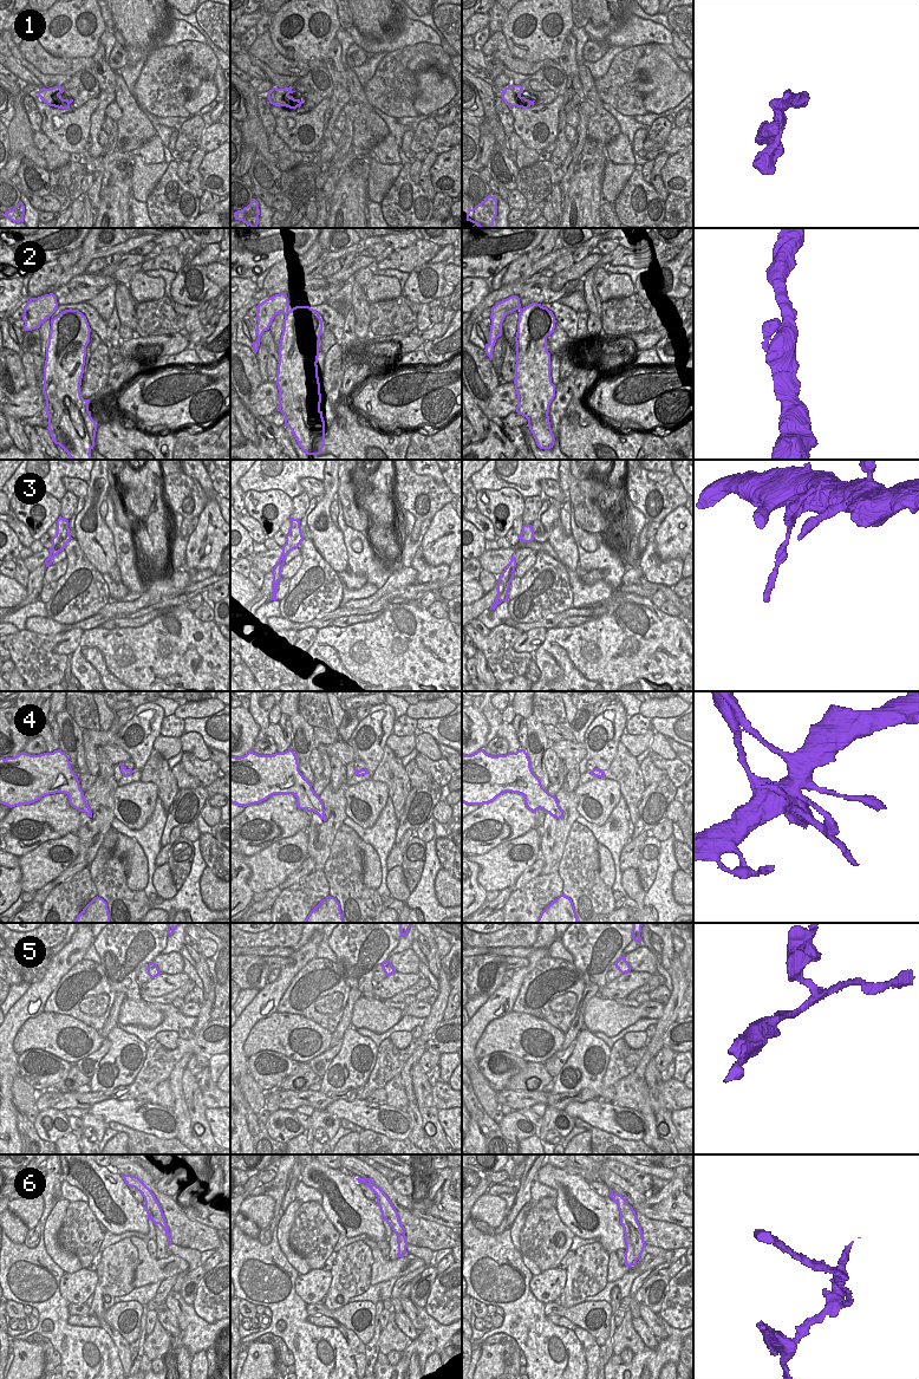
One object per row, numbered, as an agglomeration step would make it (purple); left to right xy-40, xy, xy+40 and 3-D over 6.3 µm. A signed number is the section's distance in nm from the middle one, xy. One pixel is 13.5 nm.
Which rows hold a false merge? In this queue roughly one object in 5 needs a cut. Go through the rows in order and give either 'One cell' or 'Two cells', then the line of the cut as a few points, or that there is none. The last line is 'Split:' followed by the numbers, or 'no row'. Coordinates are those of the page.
1: One cell. No split
2: One cell. No split
3: One cell. No split
4: Two cells. Split along xy (319, 798), (308, 802), (305, 810)
5: One cell. No split
6: Two cells. Split along xy+40 (629, 1238), (636, 1260)
Split: 4, 6.

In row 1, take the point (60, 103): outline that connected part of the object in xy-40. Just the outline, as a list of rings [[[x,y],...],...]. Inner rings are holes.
[[[54,86],[50,89],[40,89],[38,96],[40,99],[50,106],[54,106],[58,109],[70,109],[70,104],[73,99],[63,99],[59,95],[63,93],[64,90],[61,86]]]

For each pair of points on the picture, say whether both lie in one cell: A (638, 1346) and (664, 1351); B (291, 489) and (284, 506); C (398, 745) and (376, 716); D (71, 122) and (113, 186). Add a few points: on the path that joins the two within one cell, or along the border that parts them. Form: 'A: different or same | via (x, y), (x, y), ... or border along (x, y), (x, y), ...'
A: different | border along (645, 1346), (634, 1354)
B: different | border along (261, 490), (281, 489), (291, 499)
C: different | border along (391, 733), (385, 745)
D: different | border along (110, 176), (118, 176), (126, 182), (131, 194)

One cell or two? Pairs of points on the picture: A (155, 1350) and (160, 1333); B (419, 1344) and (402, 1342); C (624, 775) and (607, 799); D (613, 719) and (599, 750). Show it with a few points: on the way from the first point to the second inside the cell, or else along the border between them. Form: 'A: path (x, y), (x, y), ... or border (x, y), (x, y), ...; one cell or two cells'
A: path (155, 1346), (160, 1341), (160, 1337); one cell
B: border (411, 1340), (401, 1352); two cells
C: border (604, 776), (618, 784), (621, 795); two cells
D: path (610, 727), (611, 740), (607, 743); one cell

